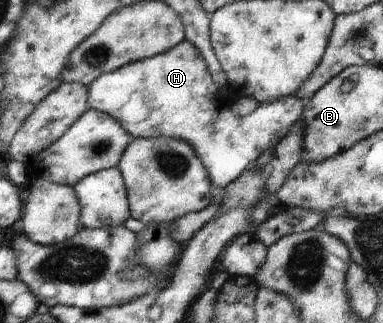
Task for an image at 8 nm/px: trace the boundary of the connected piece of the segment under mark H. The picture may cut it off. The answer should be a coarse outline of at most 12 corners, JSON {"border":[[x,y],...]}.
{"border":[[203,55],[98,76],[87,109],[135,139],[175,137],[225,188],[300,120],[283,97],[219,110]]}

